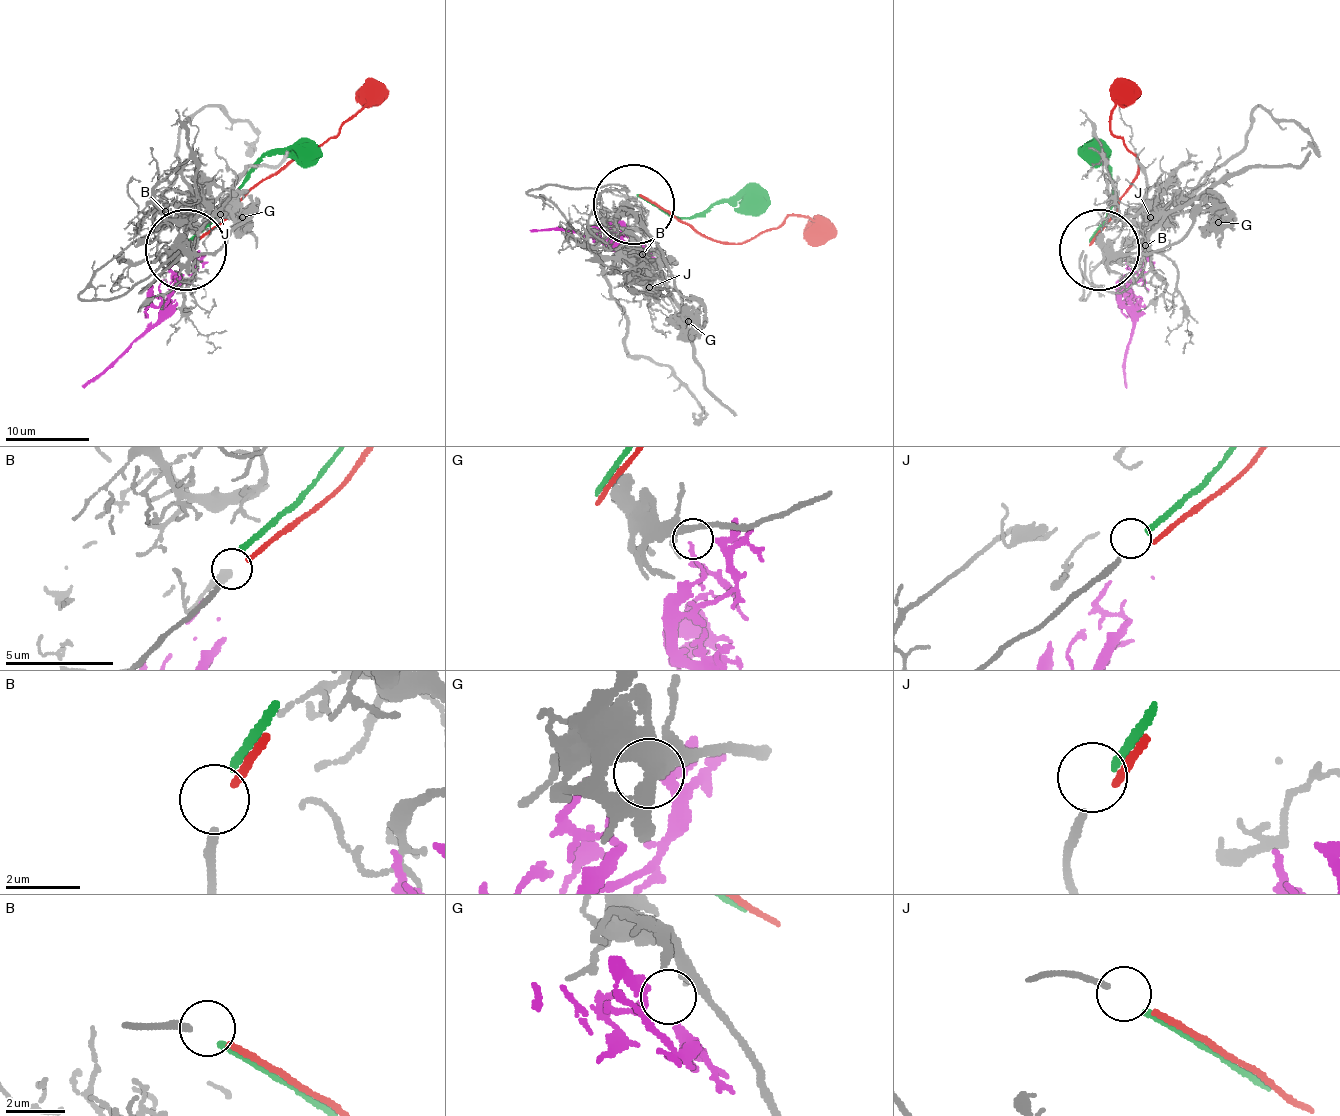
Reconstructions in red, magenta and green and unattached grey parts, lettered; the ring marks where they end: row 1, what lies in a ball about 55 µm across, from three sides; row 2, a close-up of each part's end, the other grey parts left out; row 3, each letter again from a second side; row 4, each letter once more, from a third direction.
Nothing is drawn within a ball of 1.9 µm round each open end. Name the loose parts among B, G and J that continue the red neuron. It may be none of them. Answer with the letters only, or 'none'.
B

